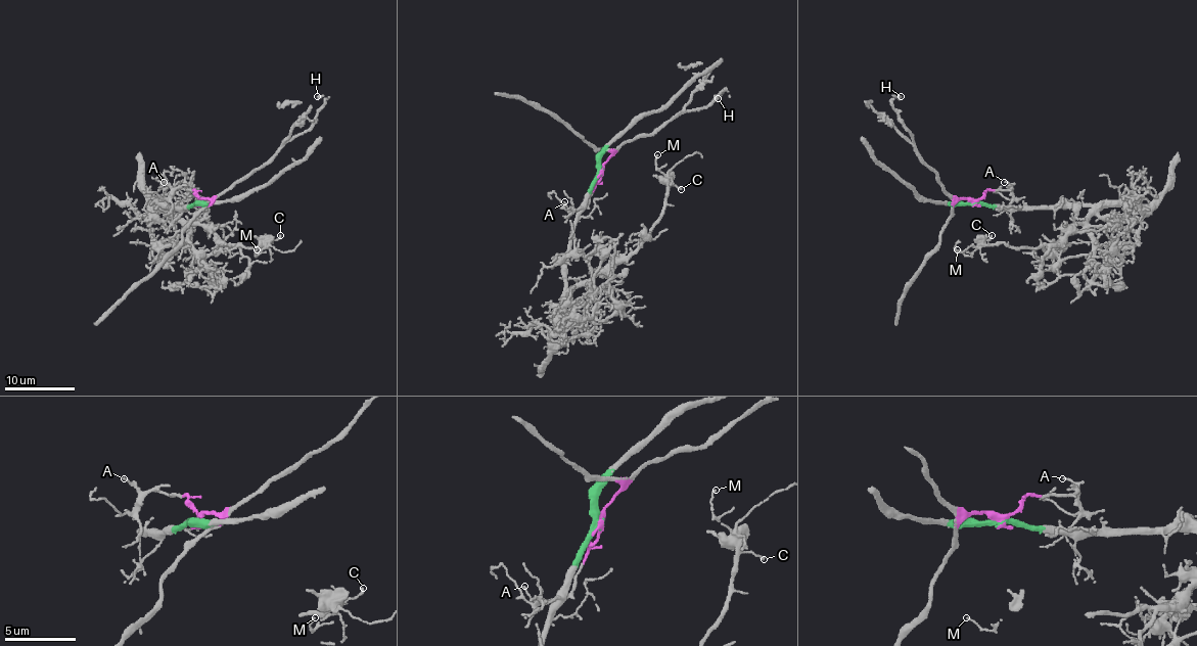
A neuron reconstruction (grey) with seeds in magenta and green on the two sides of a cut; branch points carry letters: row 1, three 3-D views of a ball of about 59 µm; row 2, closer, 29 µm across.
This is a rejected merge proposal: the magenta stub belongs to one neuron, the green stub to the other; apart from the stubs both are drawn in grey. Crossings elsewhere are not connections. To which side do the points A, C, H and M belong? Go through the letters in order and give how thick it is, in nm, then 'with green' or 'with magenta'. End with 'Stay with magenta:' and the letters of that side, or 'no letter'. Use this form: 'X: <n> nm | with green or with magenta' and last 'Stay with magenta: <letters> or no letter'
A: 110 nm | with magenta
C: 140 nm | with green
H: 170 nm | with magenta
M: 110 nm | with green
Stay with magenta: A, H

